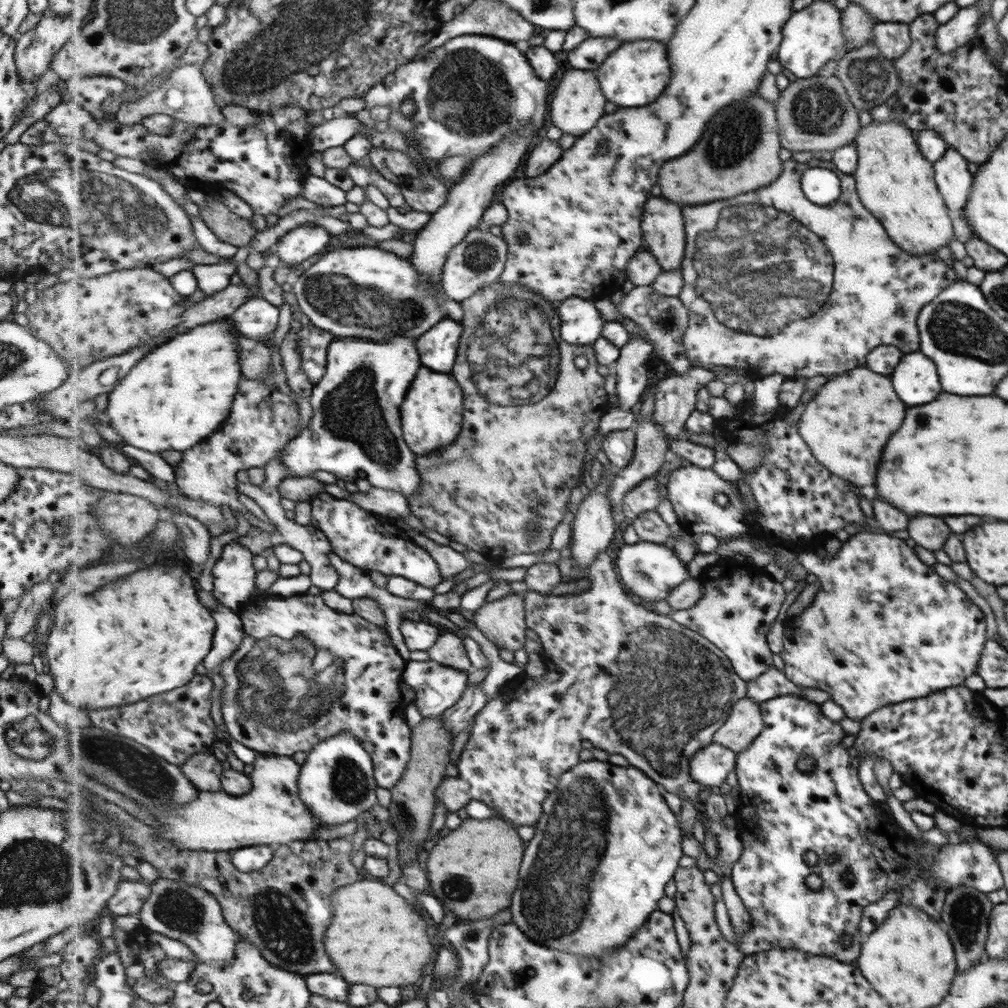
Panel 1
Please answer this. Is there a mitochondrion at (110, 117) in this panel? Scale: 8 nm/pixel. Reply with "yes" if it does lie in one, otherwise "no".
no

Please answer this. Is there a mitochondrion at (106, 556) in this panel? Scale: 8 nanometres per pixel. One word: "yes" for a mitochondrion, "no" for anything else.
no

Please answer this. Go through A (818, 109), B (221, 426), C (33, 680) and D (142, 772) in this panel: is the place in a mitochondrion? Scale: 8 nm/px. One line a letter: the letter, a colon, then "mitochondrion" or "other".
A: mitochondrion
B: other
C: other
D: mitochondrion

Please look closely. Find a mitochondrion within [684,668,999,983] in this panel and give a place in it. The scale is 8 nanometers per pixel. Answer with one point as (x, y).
(966, 912)

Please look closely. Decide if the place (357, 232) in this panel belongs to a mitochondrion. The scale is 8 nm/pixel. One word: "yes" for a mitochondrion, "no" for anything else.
no

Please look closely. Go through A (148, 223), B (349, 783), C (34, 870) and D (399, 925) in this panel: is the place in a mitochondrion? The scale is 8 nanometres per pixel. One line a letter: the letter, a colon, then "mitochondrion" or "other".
A: mitochondrion
B: mitochondrion
C: mitochondrion
D: other

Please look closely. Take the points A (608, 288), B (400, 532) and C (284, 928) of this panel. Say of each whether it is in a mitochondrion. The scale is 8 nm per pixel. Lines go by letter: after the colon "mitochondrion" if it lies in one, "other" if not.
A: other
B: other
C: mitochondrion

